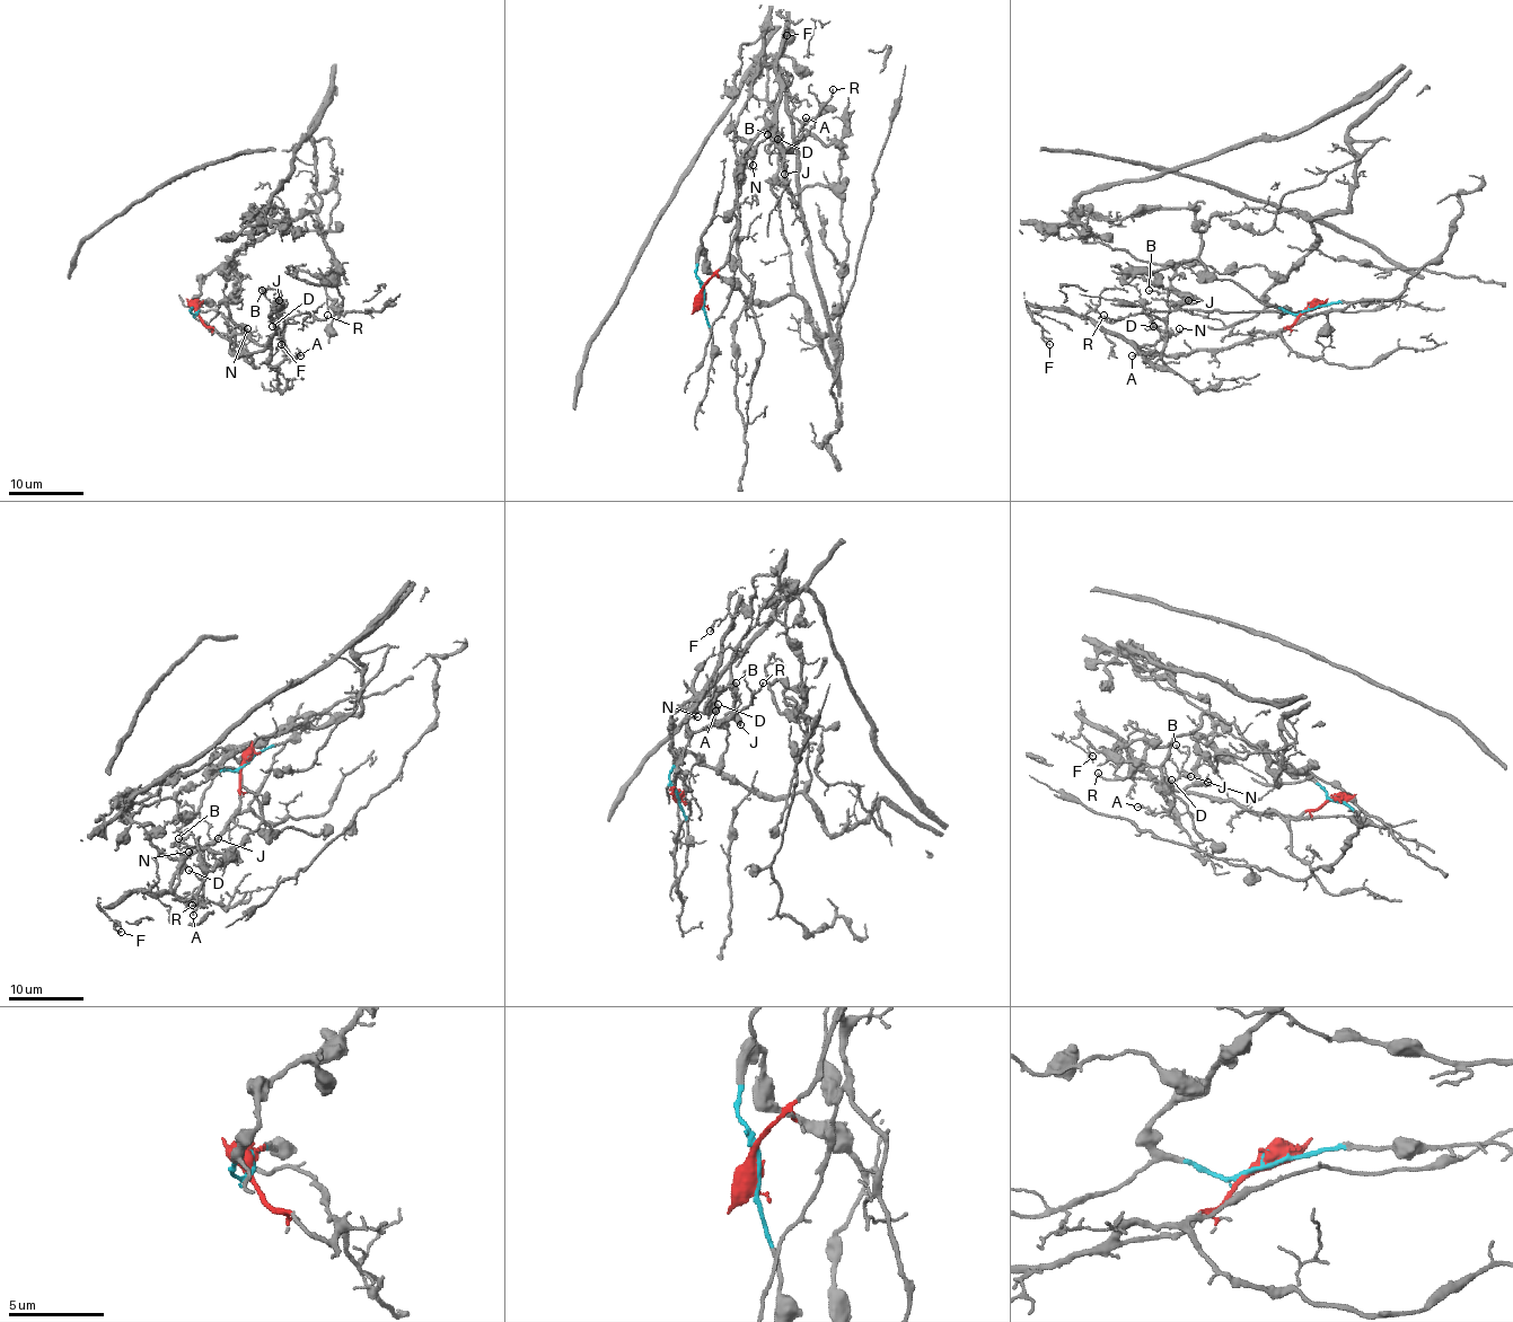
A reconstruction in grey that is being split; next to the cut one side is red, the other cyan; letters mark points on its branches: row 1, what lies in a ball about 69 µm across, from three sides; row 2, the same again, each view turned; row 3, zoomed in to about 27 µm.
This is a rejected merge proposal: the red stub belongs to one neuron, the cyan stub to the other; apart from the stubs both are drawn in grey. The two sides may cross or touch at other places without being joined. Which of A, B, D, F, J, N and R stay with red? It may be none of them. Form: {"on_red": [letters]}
{"on_red": ["A", "B", "D", "F", "J", "N", "R"]}

